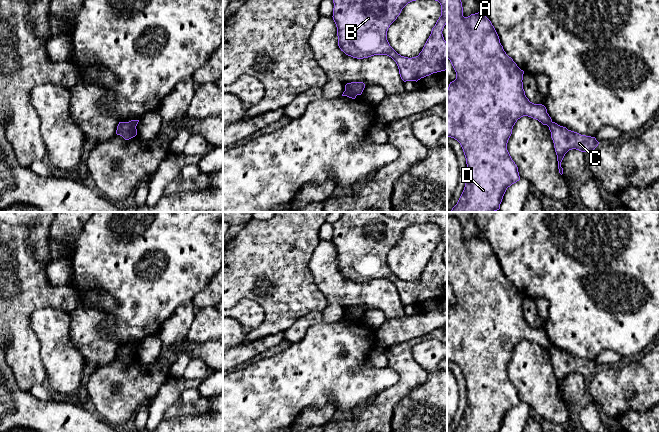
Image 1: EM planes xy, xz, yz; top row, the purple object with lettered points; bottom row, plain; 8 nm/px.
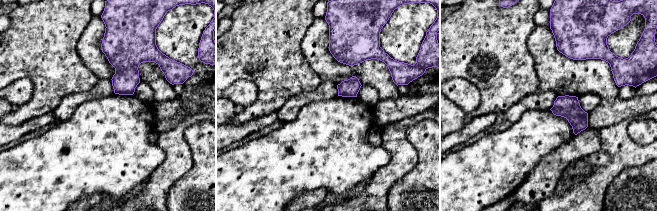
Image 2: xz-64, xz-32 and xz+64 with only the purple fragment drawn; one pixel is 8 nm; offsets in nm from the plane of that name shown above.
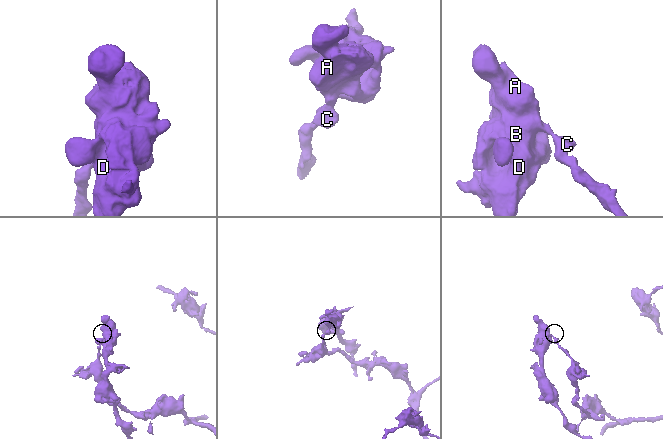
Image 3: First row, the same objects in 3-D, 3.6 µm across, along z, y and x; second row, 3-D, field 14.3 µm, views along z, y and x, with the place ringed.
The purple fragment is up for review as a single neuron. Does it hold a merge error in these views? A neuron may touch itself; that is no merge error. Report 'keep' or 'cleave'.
cleave

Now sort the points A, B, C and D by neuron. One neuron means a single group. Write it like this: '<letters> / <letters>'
A B D / C

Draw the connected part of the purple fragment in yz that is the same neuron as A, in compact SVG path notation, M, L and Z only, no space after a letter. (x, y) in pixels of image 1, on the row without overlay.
M447 216L447 282L456 296L456 303L447 313L447 361L460 367L467 388L467 405L453 432L500 432L507 412L520 404L518 391L507 374L513 350L523 340L547 350L552 343L544 329L534 328L526 321L522 306L524 295L506 278L494 250L483 235L464 241L459 220L450 216Z

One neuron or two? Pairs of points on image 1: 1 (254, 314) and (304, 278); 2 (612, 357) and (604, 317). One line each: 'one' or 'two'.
1: two
2: two

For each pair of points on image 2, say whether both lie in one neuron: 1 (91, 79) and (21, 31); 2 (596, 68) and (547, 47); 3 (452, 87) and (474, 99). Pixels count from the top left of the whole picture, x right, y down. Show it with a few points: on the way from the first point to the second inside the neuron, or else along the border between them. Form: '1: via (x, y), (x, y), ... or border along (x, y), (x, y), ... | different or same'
1: via (74, 77), (64, 73), (38, 47) | same
2: via (584, 68), (567, 68), (558, 59) | same
3: via (457, 90), (469, 99) | same

